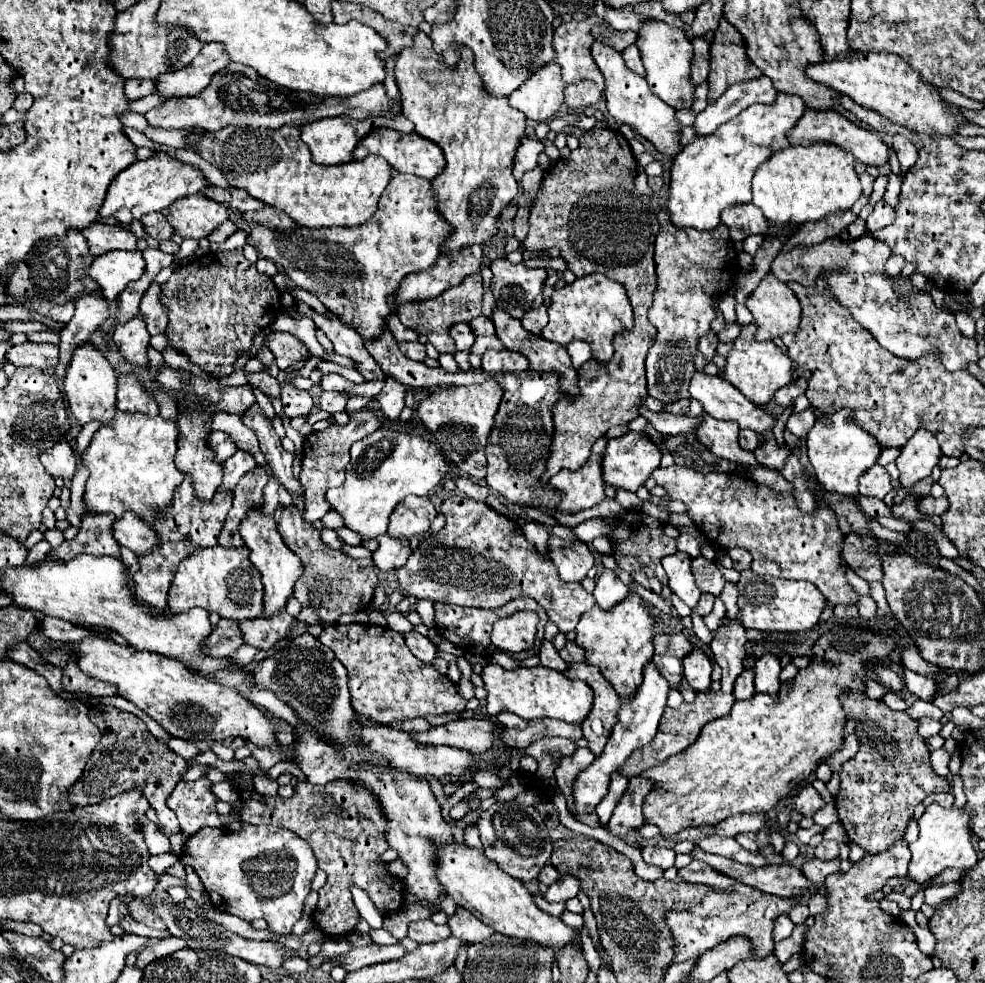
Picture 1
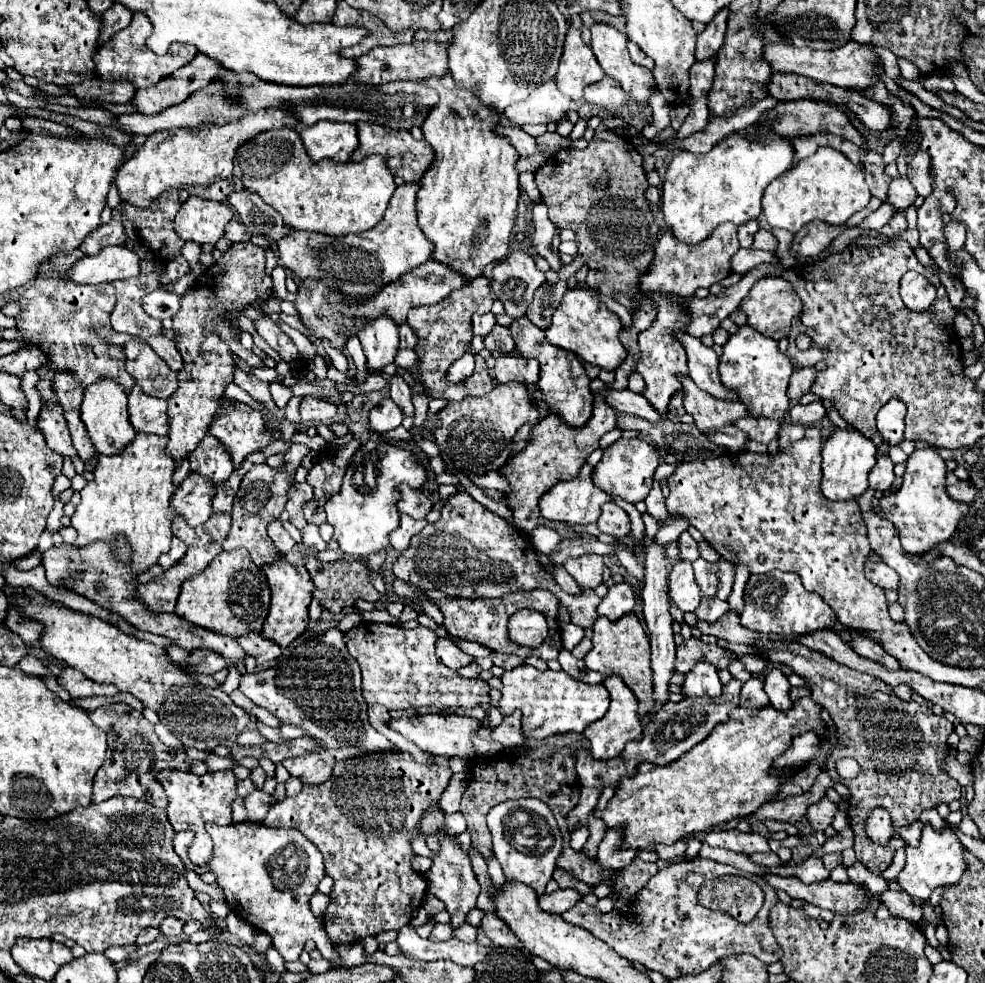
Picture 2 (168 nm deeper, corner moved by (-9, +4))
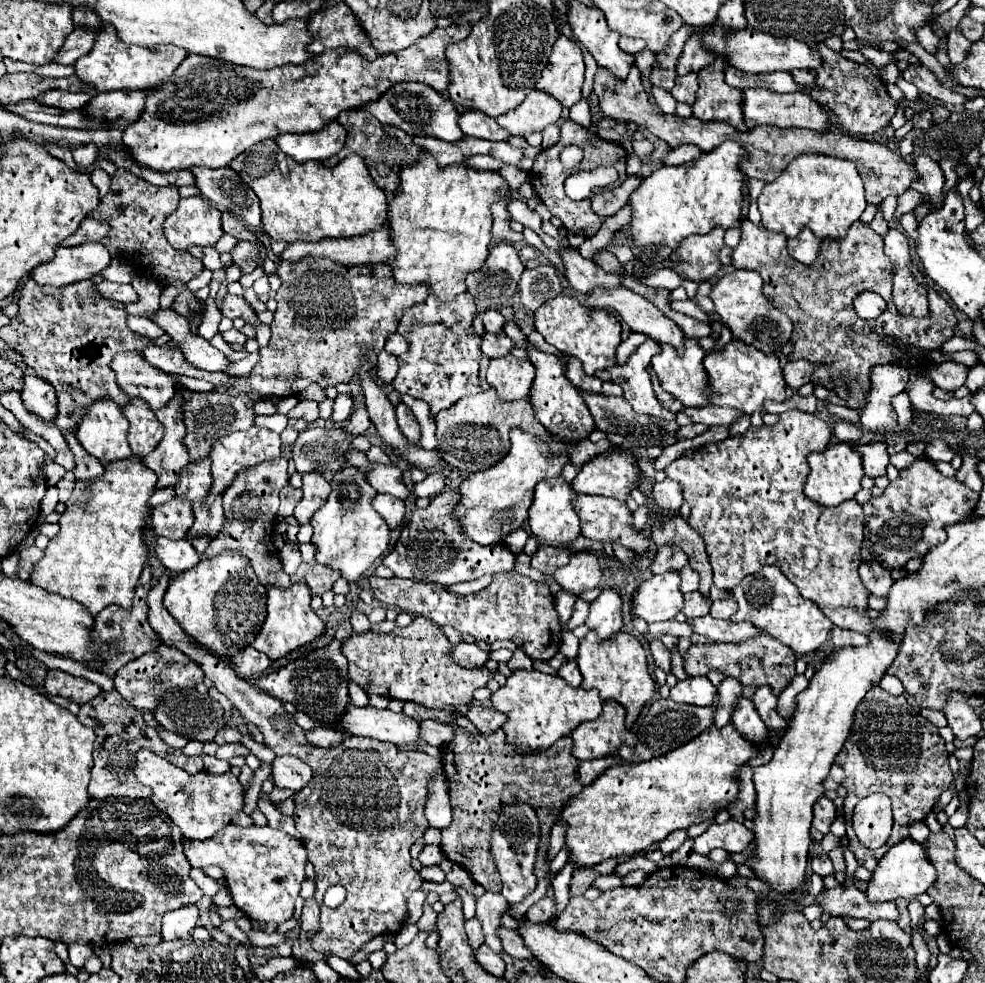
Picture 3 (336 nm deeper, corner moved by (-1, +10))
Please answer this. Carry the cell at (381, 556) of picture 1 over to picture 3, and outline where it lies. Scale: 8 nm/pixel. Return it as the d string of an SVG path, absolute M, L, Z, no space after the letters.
M378 494L372 500L374 510L386 520L386 524L390 526L390 530L396 530L398 526L402 526L406 522L406 504L394 496L386 496L386 494Z

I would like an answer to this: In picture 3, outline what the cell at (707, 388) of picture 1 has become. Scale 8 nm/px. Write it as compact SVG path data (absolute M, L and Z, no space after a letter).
M596 288L590 296L588 302L592 308L602 308L602 310L612 310L618 312L620 318L630 326L632 332L642 332L646 336L650 336L656 342L664 342L670 344L678 356L682 356L682 340L684 340L684 332L680 330L680 326L676 322L672 322L668 316L664 316L658 308L652 306L652 302L648 302L644 296L628 290L628 288L616 288L616 290L606 290L606 288Z

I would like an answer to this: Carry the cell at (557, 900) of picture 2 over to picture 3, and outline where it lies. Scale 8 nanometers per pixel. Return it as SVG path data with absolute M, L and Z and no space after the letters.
M542 896L524 916L530 922L548 922L554 918L554 910L556 910L556 898Z

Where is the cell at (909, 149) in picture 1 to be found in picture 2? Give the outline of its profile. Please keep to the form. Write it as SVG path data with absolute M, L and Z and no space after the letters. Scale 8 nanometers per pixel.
M918 150L908 162L908 178L916 192L926 198L934 190L934 176L930 168L930 156L924 150Z

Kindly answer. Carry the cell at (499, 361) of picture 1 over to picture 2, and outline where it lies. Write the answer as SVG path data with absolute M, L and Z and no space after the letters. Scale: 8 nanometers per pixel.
M498 356L496 366L494 366L494 376L498 384L508 384L508 382L522 382L522 384L536 384L538 382L538 360L528 360L528 358L514 358L514 356Z

